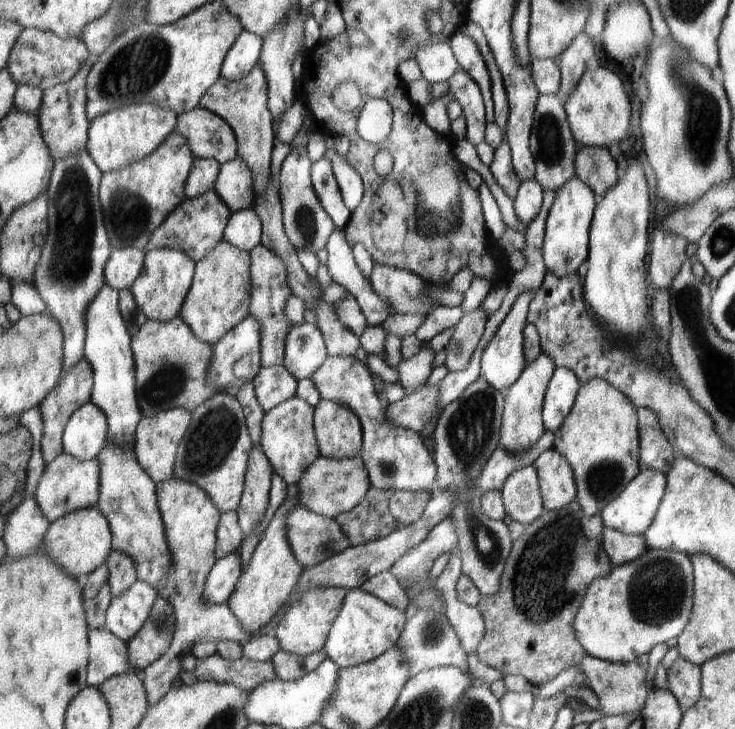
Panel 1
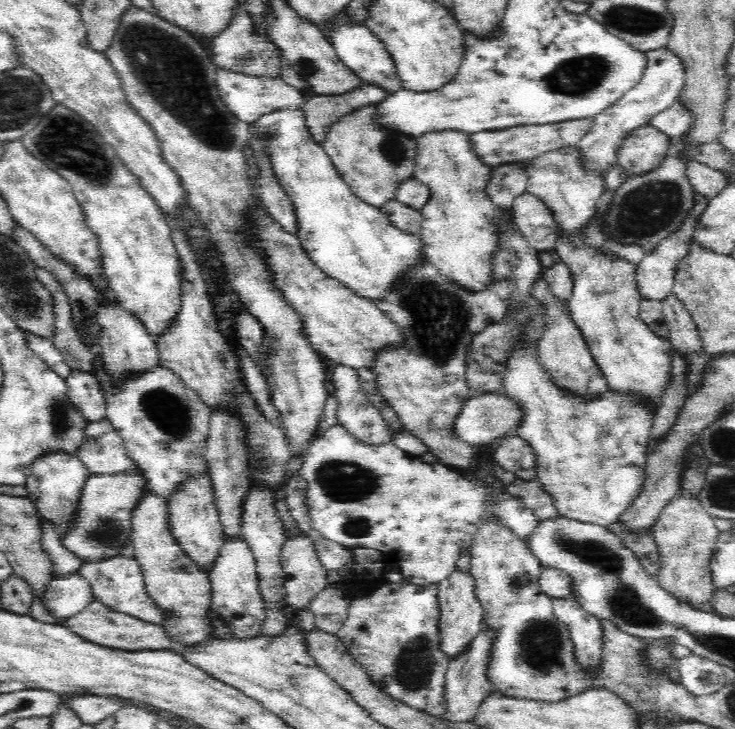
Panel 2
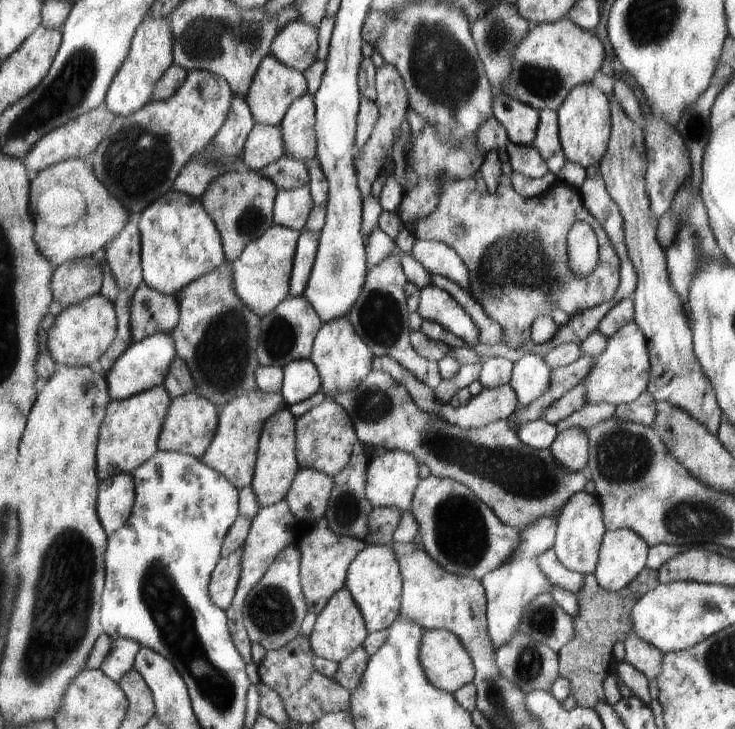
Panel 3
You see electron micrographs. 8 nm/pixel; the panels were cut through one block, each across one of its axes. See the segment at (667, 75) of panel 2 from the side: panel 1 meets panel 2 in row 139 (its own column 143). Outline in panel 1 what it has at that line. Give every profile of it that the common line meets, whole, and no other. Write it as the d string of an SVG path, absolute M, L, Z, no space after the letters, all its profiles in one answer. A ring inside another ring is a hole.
M137 580L125 594L112 597L106 610L104 626L117 638L129 642L143 629L158 597L151 584Z

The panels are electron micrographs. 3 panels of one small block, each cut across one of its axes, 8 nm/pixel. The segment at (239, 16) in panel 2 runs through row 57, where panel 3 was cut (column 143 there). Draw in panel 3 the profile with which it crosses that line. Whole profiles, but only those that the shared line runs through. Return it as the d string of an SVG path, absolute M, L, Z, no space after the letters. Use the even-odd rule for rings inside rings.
M173 190L151 204L138 218L142 235L142 276L154 290L177 295L195 280L229 262L218 226L199 198Z

